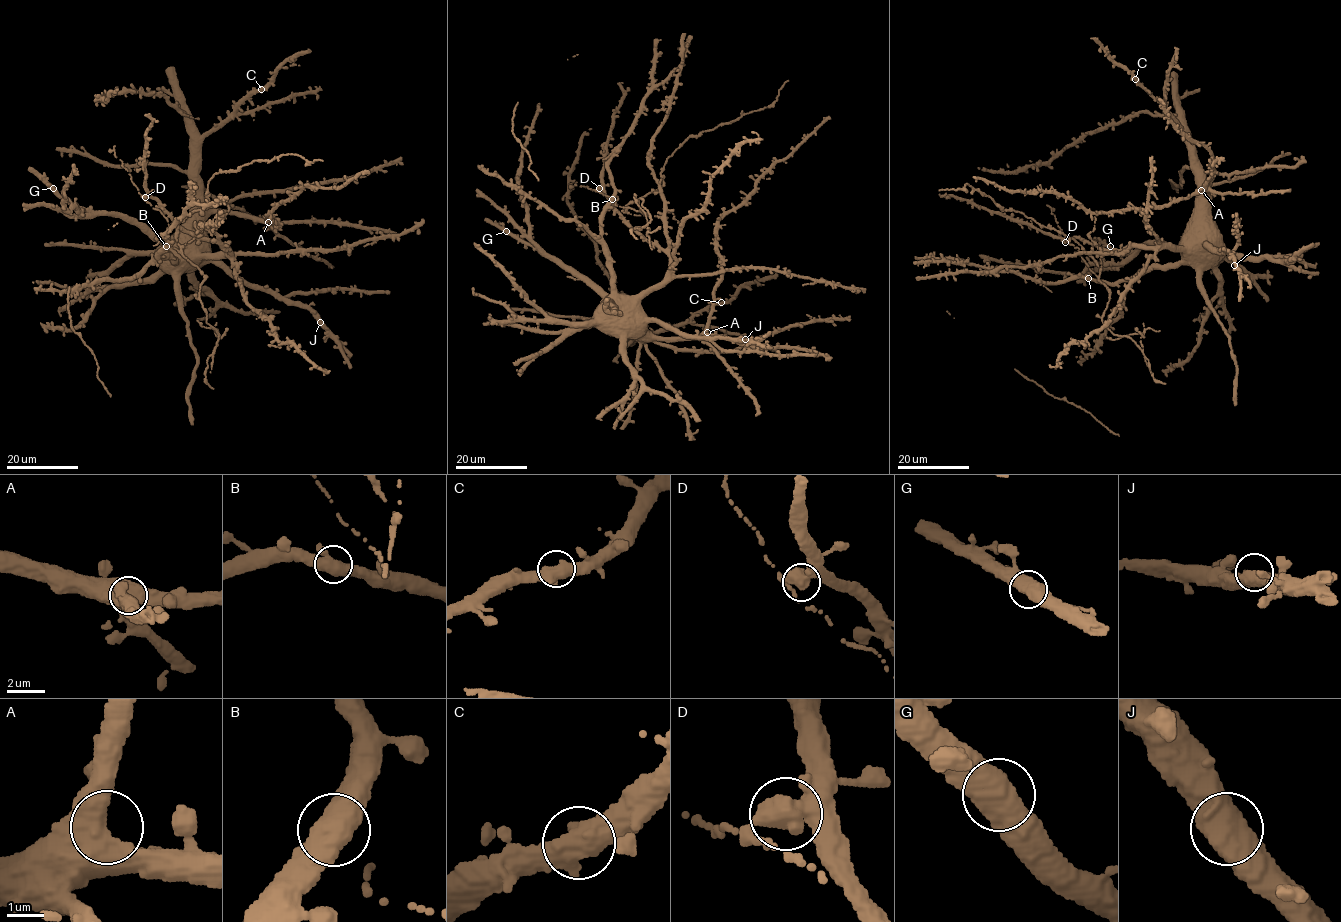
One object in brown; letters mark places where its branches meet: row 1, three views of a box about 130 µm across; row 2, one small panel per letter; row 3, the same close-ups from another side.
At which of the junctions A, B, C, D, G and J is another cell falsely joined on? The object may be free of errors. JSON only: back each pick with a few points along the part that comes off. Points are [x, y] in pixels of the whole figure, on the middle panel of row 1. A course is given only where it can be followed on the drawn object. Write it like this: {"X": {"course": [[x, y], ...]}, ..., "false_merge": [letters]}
{"D": {"course": [[599, 188], [626, 212], [625, 206], [663, 185], [666, 159], [689, 136], [771, 106], [788, 80]]}, "false_merge": ["D"]}

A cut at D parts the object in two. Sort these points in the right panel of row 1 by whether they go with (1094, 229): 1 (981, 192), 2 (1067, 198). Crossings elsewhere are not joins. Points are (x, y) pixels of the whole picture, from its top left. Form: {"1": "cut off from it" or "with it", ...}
{"1": "with it", "2": "cut off from it"}

